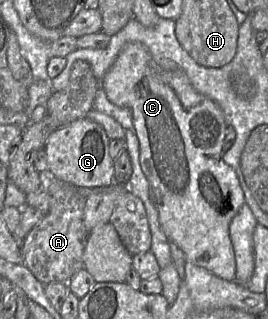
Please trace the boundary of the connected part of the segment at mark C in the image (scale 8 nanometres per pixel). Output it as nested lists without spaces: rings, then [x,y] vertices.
[[[129,42],[124,46],[115,62],[103,77],[102,87],[105,90],[107,98],[114,105],[128,108],[132,113],[133,131],[137,135],[140,146],[140,165],[146,179],[148,180],[153,195],[152,202],[155,204],[158,211],[159,224],[161,230],[168,239],[169,245],[170,243],[176,244],[184,253],[186,262],[204,268],[223,280],[229,282],[235,281],[236,264],[230,239],[229,226],[233,217],[245,203],[245,199],[235,171],[224,162],[222,157],[222,147],[226,136],[227,125],[224,114],[219,105],[197,92],[184,73],[179,71],[168,71],[159,67],[152,60],[146,48],[139,42]]]

